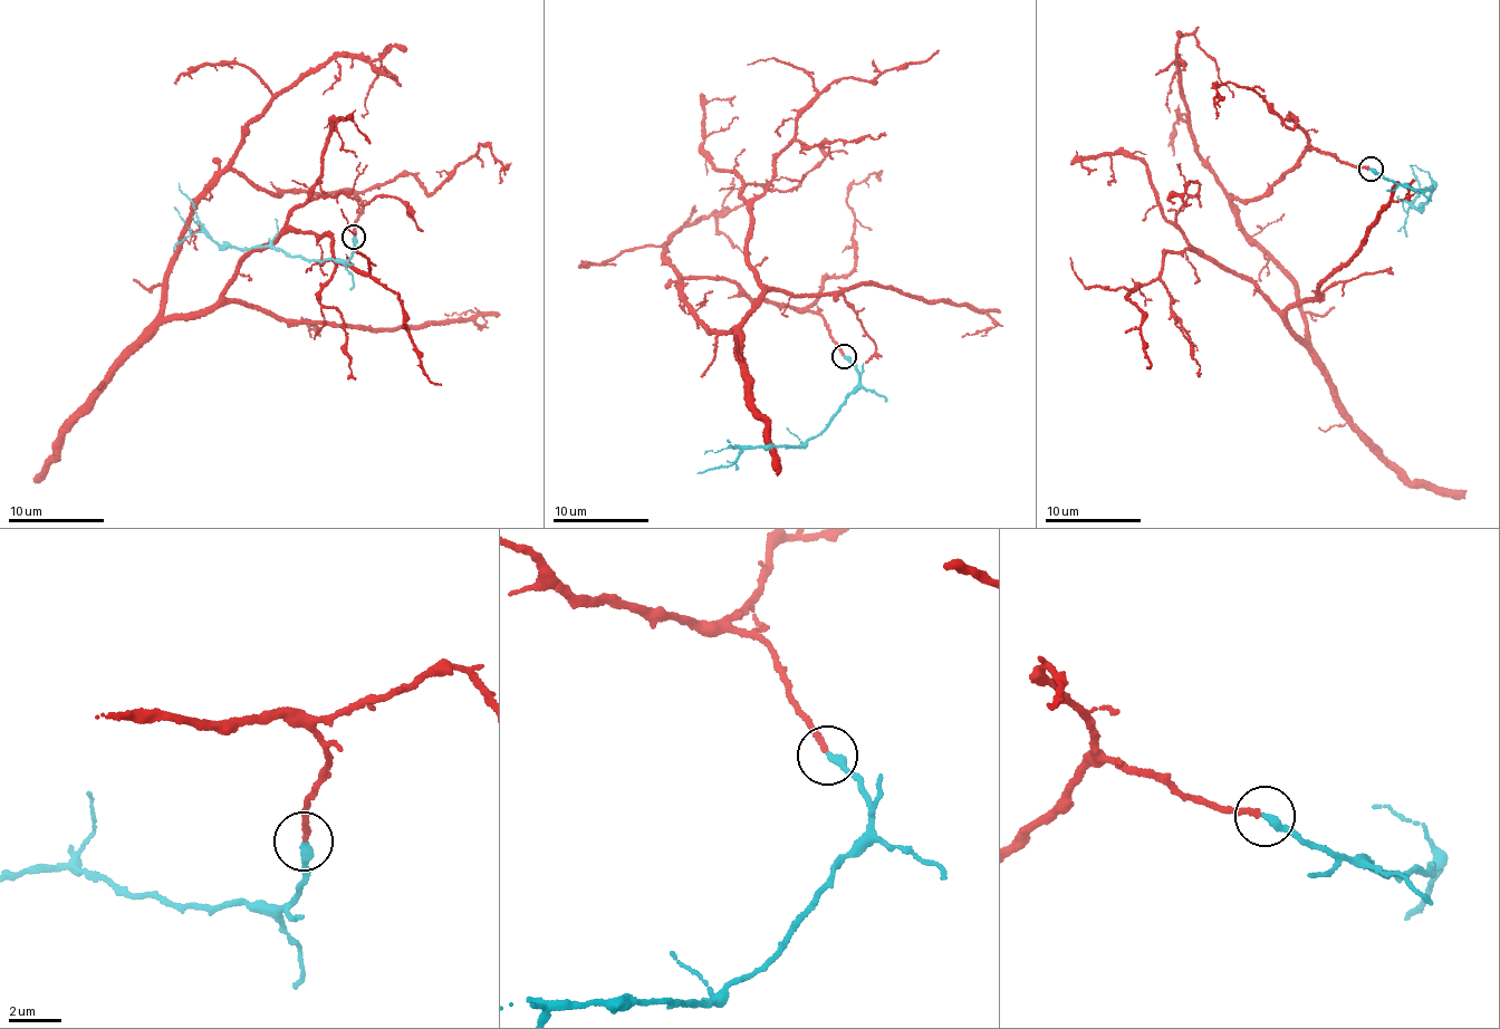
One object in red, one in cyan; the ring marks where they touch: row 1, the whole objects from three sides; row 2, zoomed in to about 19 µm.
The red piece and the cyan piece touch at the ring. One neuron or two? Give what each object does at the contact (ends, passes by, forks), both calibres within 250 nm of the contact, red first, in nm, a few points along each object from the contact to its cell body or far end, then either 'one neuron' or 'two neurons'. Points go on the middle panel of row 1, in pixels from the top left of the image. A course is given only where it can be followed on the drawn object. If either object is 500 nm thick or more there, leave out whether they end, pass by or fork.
red ends; cyan ends; calibres 220 and 320 nm; course red (843, 356), (814, 313), (711, 277), (678, 290), (709, 329), (742, 320), (751, 203), (798, 111), (939, 49); course cyan (843, 356), (857, 372), (858, 388), (828, 426), (800, 446), (762, 444), (742, 450), (732, 463), (698, 473); one neuron

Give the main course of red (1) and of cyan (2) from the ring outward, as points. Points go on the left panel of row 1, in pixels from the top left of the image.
1: (353, 236), (361, 199), (230, 171), (164, 313), (203, 310), (286, 232), (325, 233), (397, 297), (442, 385)
2: (353, 236), (352, 255), (340, 263), (297, 257), (265, 246), (219, 244), (196, 219), (180, 182)

